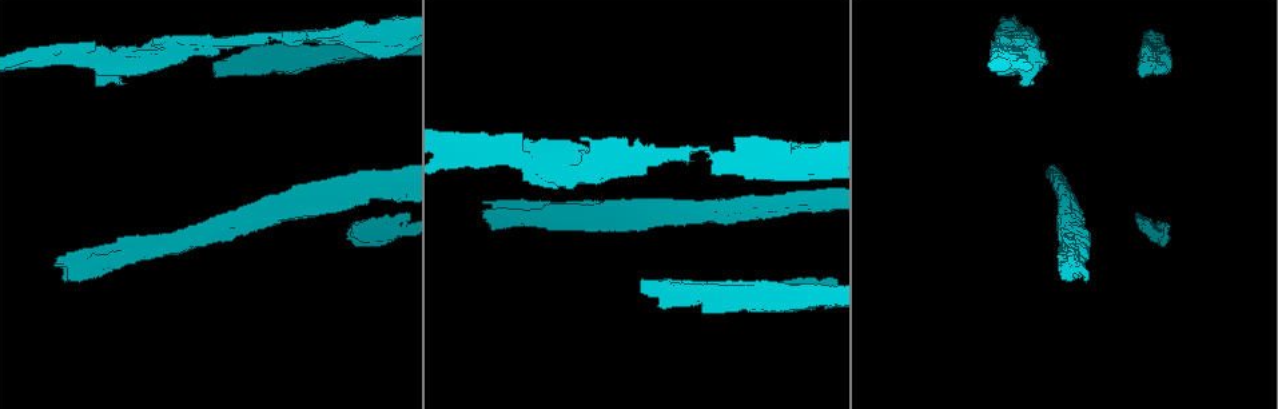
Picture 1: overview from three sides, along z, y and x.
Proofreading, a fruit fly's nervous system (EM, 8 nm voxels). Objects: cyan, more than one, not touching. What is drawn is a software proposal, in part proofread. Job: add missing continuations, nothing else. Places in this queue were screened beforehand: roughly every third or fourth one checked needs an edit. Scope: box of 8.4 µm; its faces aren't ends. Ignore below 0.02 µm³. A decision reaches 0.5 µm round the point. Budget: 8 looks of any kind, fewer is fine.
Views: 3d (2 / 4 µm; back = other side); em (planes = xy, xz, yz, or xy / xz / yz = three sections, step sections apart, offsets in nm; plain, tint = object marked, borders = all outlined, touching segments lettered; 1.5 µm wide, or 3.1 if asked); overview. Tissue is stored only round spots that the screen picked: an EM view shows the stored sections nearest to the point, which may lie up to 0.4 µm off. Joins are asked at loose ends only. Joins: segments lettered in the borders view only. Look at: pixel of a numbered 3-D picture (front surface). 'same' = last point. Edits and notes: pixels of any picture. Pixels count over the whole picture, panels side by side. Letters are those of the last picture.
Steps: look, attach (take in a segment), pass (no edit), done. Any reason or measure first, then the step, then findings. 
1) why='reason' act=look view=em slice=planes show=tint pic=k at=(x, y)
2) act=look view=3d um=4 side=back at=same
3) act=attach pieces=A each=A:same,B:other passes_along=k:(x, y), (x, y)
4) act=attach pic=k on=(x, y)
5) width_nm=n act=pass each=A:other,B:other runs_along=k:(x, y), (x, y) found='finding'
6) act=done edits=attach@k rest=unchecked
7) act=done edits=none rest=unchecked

why='branch stops here' act=look view=3d um=4 pic=1 at=(521, 134)

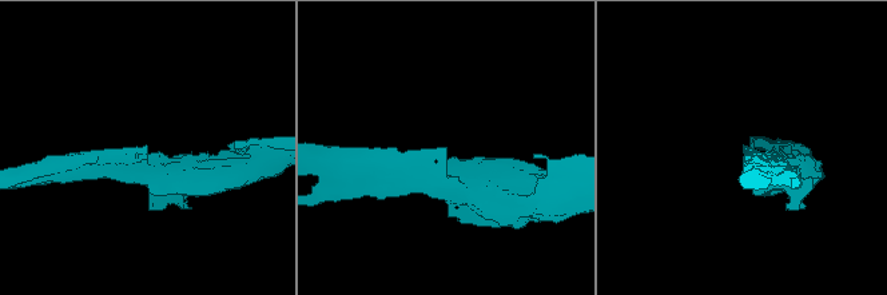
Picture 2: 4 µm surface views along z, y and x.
act=look view=em slice=planes show=borders pic=2 at=(447, 148)

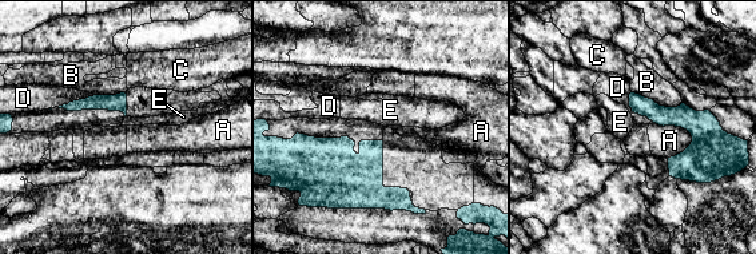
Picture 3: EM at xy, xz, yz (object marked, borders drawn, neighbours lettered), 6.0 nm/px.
act=pass each=A:other,B:other,C:other,D:other,E:other border=3:(94, 95), (58, 106) found='none of them fits'

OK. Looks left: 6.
why='an open end' act=look view=em slice=planes show=tint pic=1 at=(53, 265)

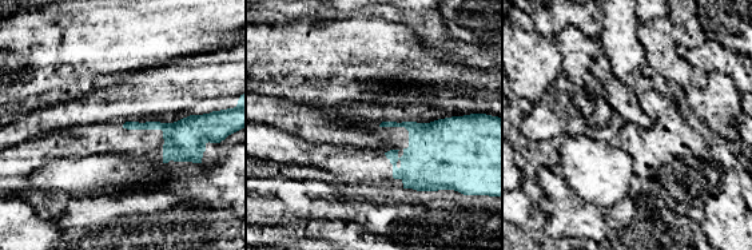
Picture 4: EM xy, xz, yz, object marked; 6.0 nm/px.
why='see the neighbours' act=look view=em slice=planes show=borders at=same

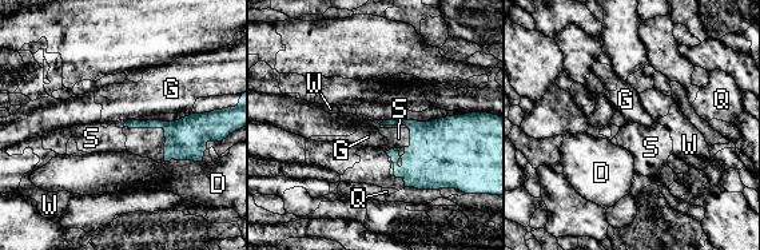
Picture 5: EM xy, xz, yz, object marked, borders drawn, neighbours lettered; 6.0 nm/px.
act=attach pieces=S each=D:other,G:other,Q:other,S:same,W:other found='it goes on there'

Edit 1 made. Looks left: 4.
why='see it whole again' act=look view=overview

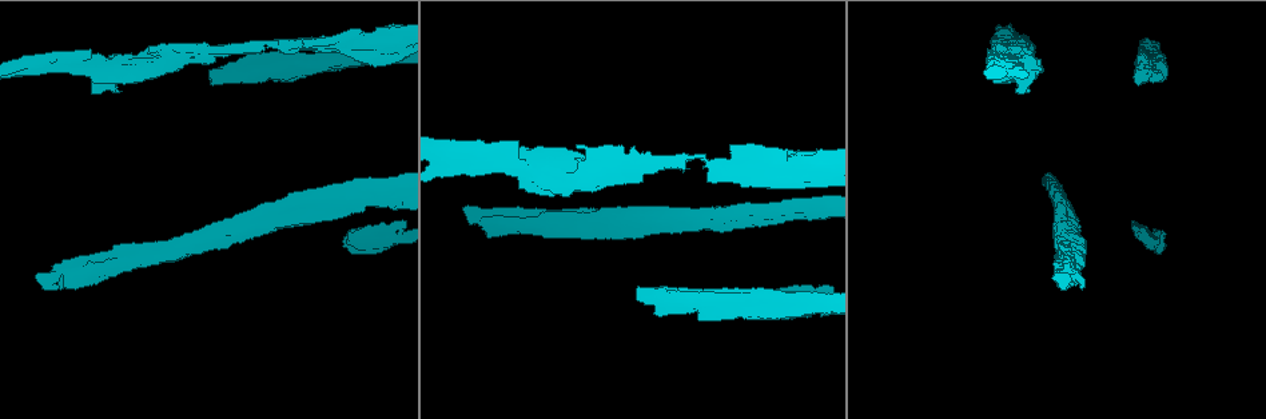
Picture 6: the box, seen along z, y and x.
why='branch stops here' act=look view=em slice=planes show=tint pic=6 at=(326, 45)

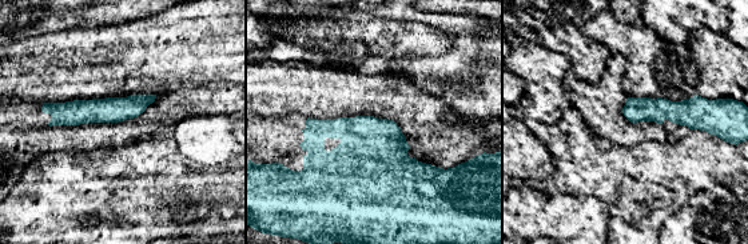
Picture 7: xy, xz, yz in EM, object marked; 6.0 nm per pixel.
act=look view=em slice=planes show=borders at=same

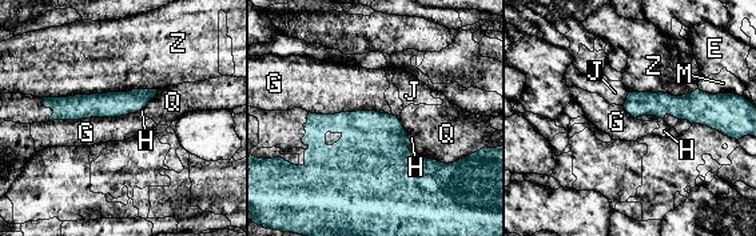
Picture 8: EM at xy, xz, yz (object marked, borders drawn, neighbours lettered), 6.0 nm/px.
act=pass each=E:other,G:other,H:other,J:other,M:other,Q:other,Z:other border=8:(127, 114), (51, 122) found='none of them fits'

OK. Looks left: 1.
why='an open end' act=look view=em slice=planes show=borders pic=6 at=(213, 79)

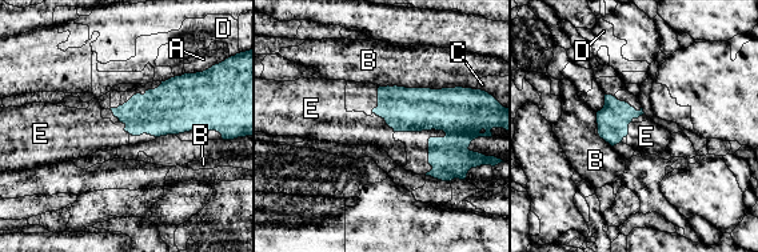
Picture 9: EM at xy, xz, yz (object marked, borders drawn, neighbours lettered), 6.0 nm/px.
act=attach pieces=E each=A:other,B:other,C:other,D:other,E:same passes_along=9:(405, 110), (385, 120), (350, 128) found='it goes on there'

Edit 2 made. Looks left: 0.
act=done edits=attach@5,attach@9 rest=unchecked

